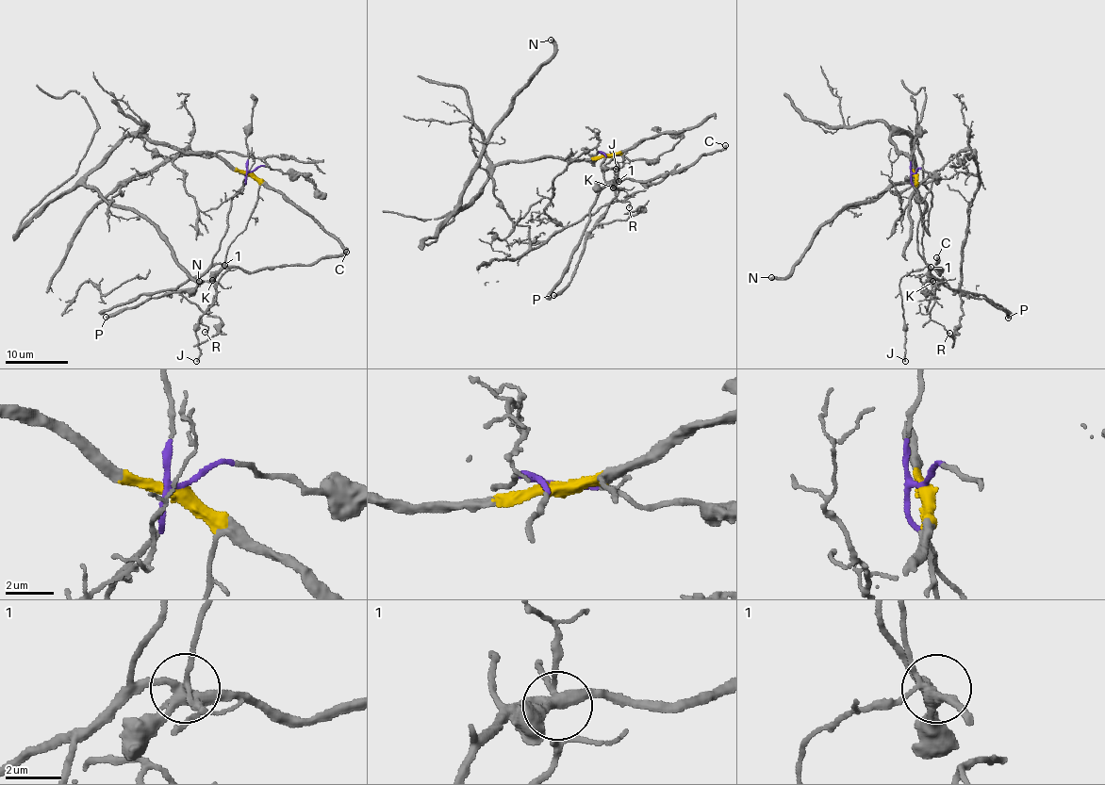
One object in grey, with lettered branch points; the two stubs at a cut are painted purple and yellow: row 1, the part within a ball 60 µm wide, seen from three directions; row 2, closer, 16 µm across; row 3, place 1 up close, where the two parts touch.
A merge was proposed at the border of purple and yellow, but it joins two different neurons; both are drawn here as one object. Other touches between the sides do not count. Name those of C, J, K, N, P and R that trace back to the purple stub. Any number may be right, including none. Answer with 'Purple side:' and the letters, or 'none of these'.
Purple side: C, K, P, R

